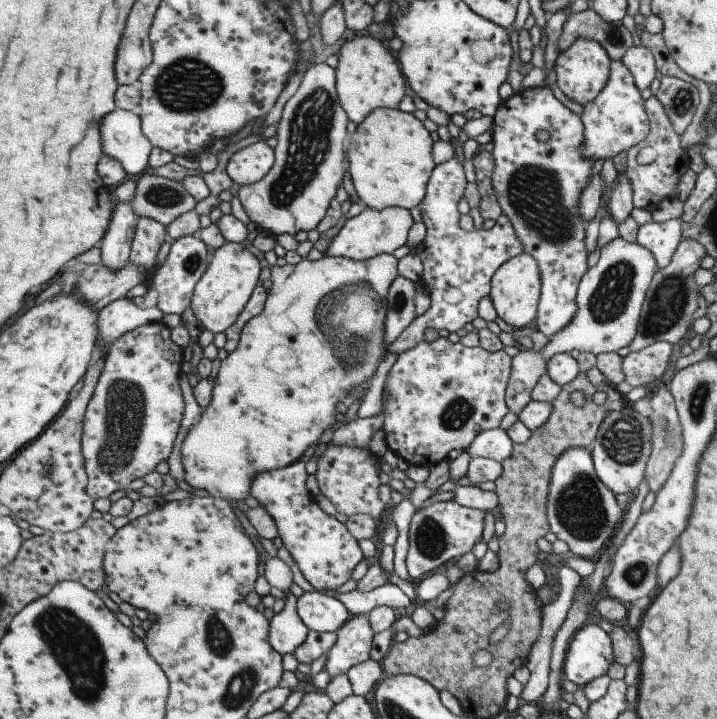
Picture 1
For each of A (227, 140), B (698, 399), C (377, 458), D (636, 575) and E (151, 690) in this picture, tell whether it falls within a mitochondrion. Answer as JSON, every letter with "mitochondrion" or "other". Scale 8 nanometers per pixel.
{"A":"other","B":"mitochondrion","C":"other","D":"mitochondrion","E":"other"}

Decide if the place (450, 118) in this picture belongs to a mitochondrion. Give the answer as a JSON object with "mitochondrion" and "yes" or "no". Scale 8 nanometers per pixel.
{"mitochondrion":"no"}

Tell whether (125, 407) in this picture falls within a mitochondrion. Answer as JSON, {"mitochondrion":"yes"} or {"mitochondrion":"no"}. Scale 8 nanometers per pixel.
{"mitochondrion":"yes"}

